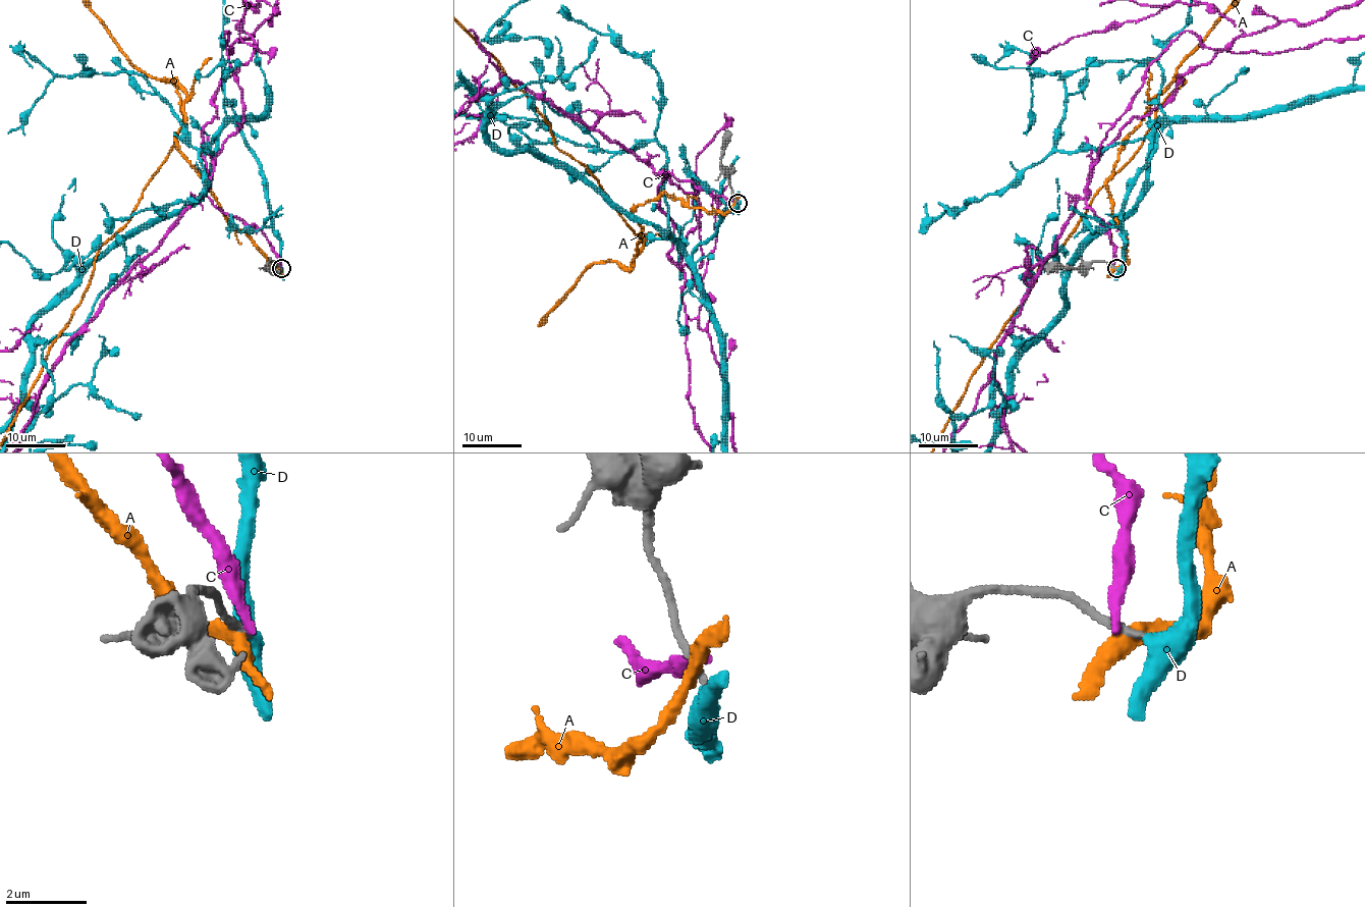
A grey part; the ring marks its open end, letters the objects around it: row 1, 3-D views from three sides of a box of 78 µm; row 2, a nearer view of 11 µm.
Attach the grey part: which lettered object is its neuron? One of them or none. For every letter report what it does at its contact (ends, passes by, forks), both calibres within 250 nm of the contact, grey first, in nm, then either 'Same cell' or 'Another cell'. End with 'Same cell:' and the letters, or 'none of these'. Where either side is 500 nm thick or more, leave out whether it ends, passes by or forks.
A: It passes by. Thickness 220 nm (grey) against 360 nm. Another cell
C: It ends there. Thickness 240 nm (grey) against 280 nm. Another cell
D: It passes by. Thickness 180 nm (grey) against 440 nm. Same cell
Same cell: D

